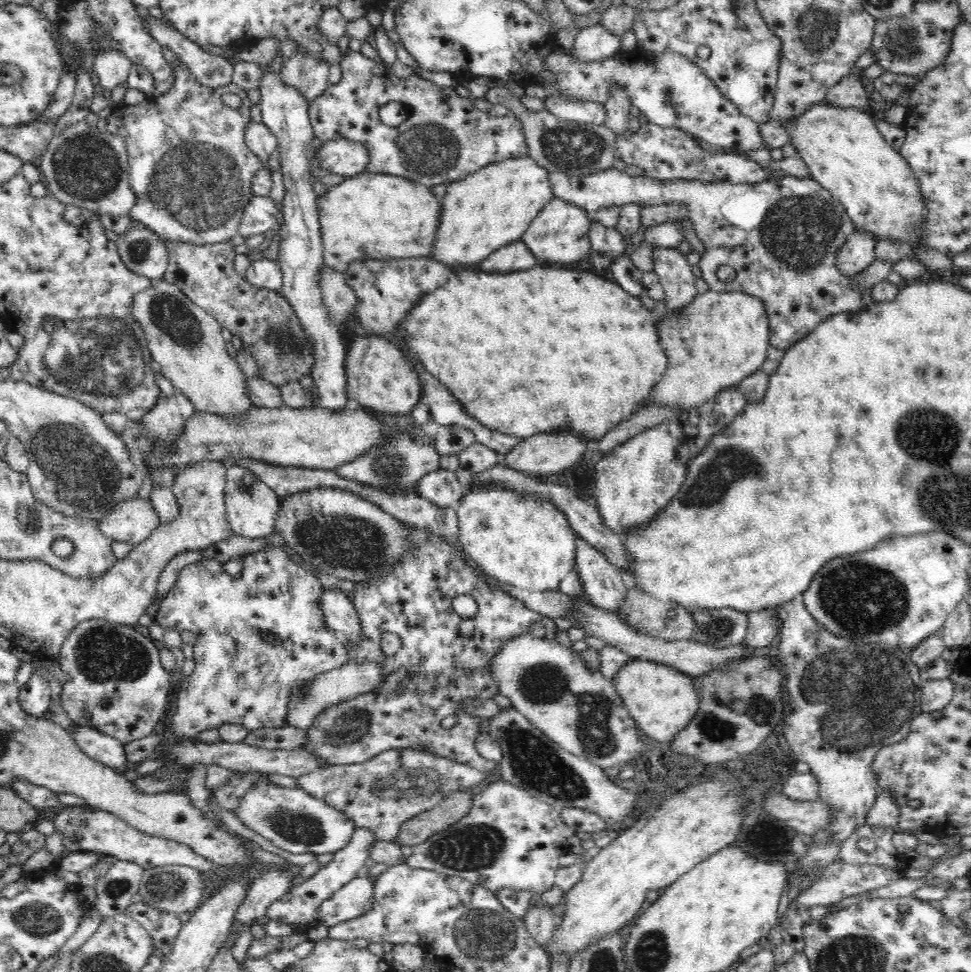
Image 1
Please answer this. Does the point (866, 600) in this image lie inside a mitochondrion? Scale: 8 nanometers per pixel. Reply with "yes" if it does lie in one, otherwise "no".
yes

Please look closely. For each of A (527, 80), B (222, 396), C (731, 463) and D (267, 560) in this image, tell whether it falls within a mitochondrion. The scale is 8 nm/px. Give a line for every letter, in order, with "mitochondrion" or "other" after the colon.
A: other
B: other
C: mitochondrion
D: other

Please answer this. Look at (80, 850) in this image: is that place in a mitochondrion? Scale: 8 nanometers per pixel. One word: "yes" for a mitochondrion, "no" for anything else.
no

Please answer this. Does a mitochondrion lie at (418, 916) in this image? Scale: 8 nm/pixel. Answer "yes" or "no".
no

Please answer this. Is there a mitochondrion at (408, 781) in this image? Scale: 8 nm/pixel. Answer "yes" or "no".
yes

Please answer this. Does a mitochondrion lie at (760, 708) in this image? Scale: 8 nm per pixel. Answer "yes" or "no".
yes

